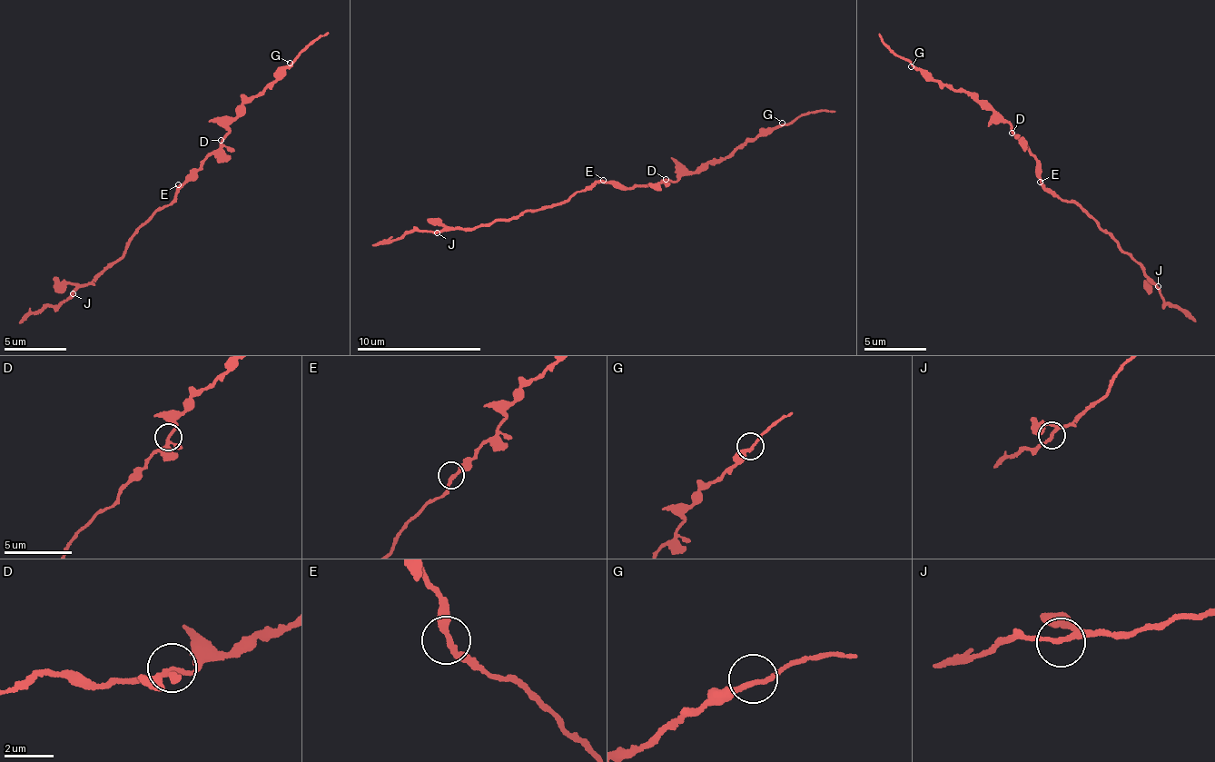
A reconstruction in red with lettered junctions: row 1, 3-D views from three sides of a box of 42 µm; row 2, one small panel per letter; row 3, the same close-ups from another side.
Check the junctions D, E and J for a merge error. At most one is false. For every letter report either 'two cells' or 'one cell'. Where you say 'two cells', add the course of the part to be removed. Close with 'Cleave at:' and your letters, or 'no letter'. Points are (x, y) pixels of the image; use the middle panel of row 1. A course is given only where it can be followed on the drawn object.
D: two cells | (665, 180), (736, 152), (800, 117), (825, 109), (836, 112)
E: one cell
J: one cell
Cleave at: D

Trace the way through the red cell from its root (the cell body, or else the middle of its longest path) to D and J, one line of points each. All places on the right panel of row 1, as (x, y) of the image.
D: (1041, 183), (1033, 155), (1012, 132)
J: (1041, 183), (1085, 211), (1116, 239), (1119, 247), (1140, 262), (1145, 274), (1158, 286)

